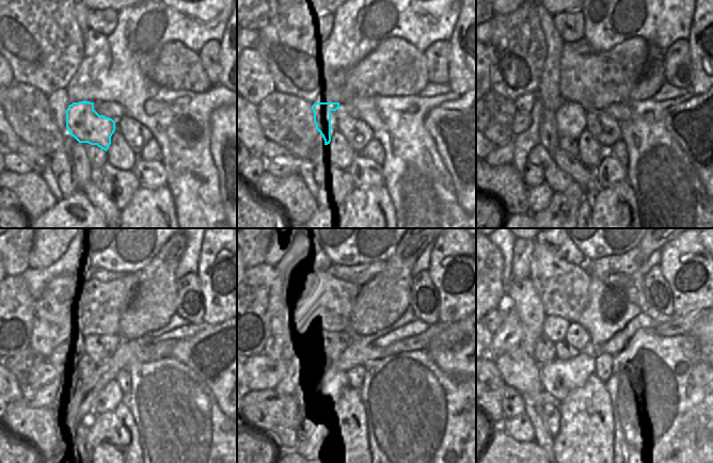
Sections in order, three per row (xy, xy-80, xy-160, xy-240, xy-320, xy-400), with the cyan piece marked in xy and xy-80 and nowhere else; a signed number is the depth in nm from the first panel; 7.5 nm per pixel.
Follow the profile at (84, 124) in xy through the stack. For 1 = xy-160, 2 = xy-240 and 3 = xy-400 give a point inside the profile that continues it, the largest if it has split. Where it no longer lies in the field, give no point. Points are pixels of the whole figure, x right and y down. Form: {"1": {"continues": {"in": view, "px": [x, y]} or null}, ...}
{"1": {"continues": {"in": "xy-160", "px": [569, 117]}}, "2": {"continues": {"in": "xy-240", "px": [88, 351]}}, "3": {"continues": {"in": "xy-400", "px": [554, 328]}}}

